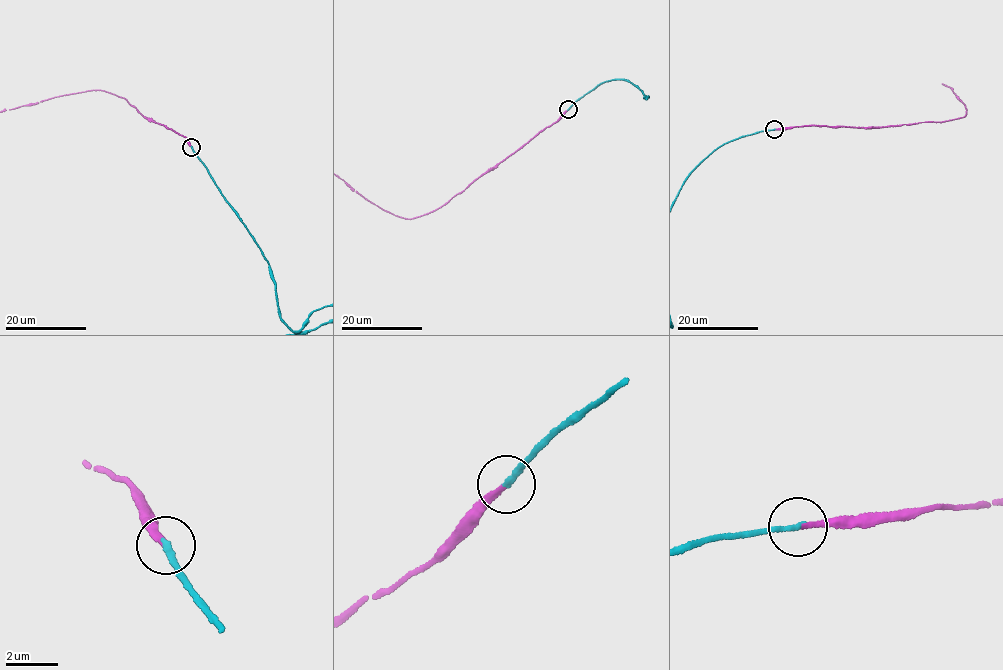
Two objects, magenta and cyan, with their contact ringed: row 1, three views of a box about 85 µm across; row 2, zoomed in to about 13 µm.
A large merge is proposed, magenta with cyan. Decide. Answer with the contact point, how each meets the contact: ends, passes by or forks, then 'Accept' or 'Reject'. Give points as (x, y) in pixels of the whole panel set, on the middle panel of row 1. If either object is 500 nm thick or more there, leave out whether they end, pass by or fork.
Place: (568, 109). At the ring magenta ends. At the ring cyan ends. Accept

